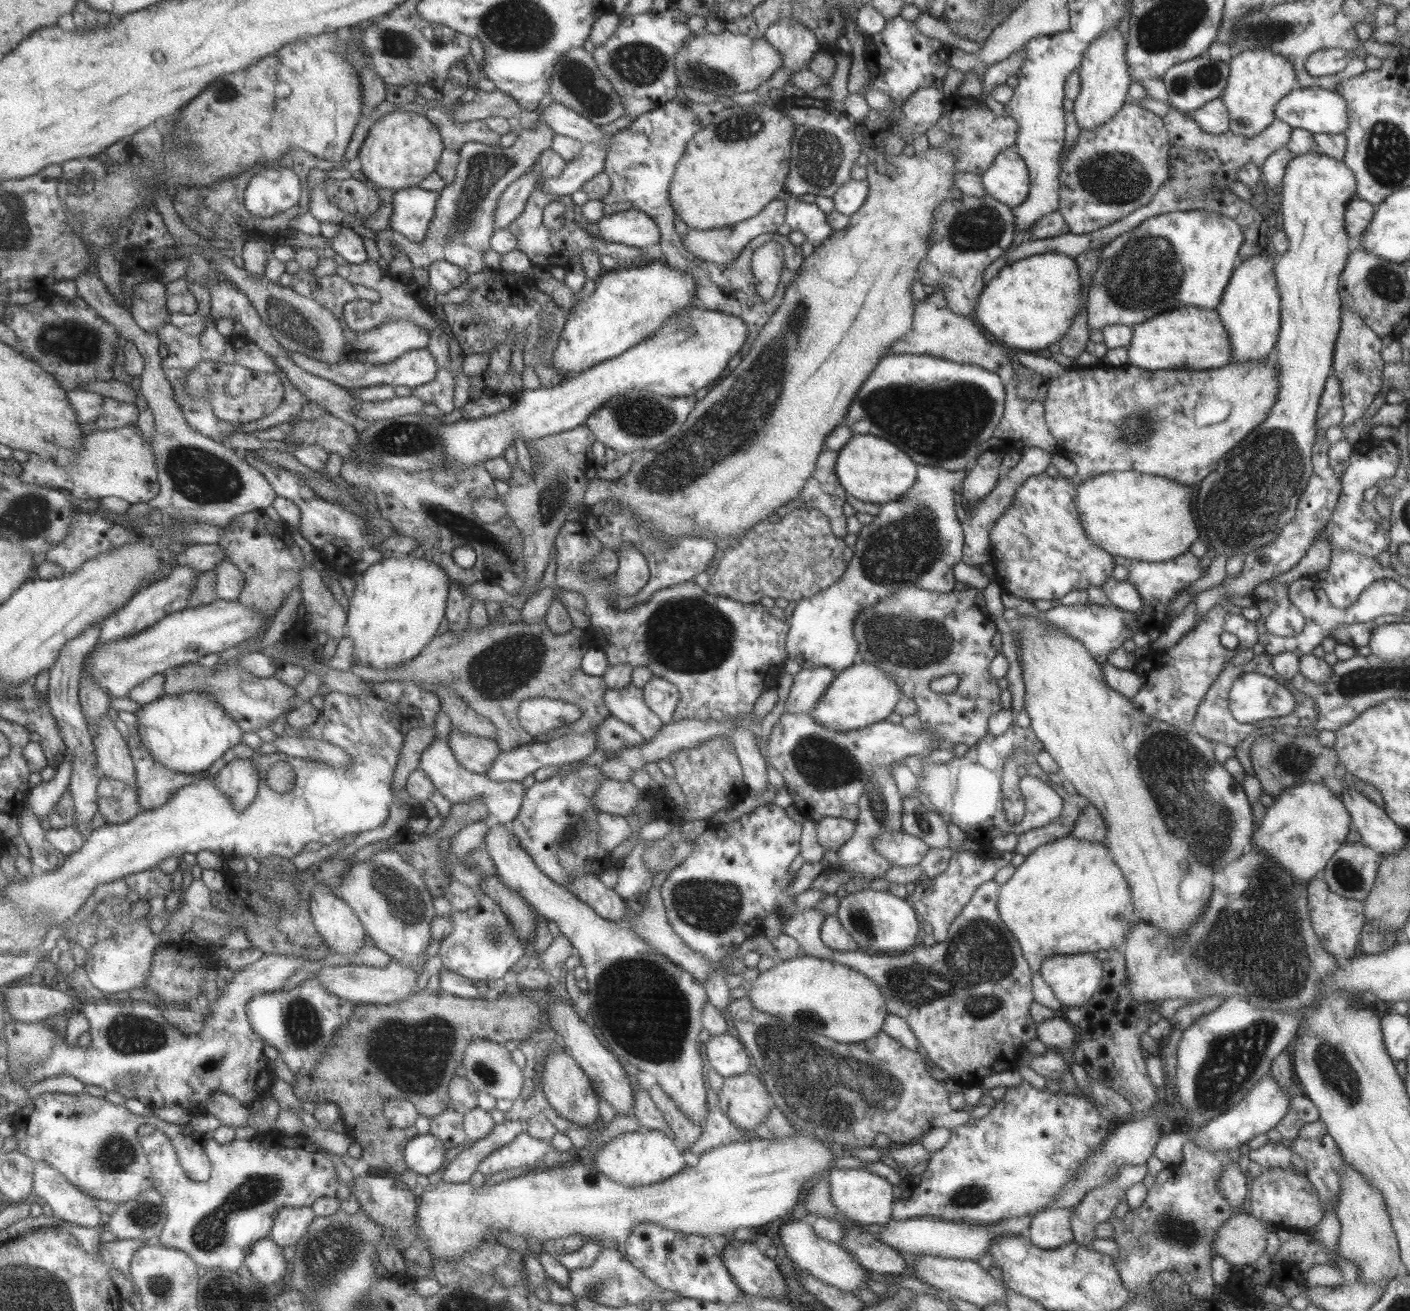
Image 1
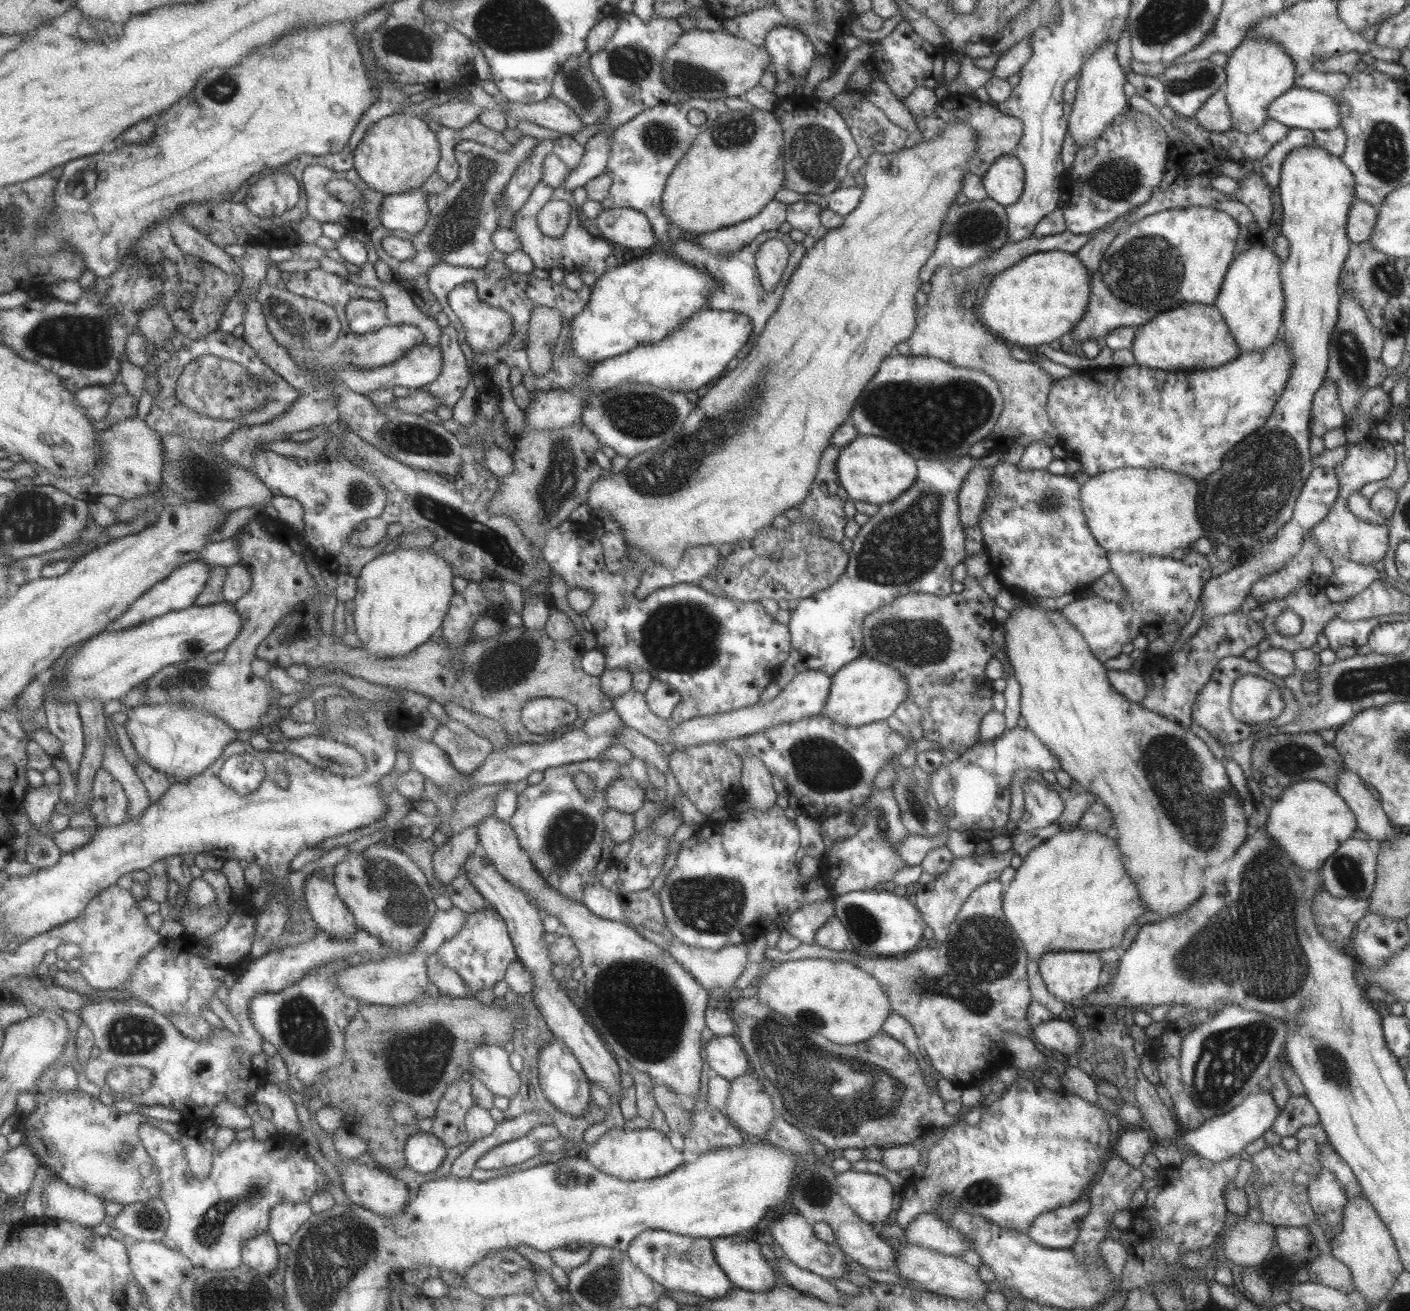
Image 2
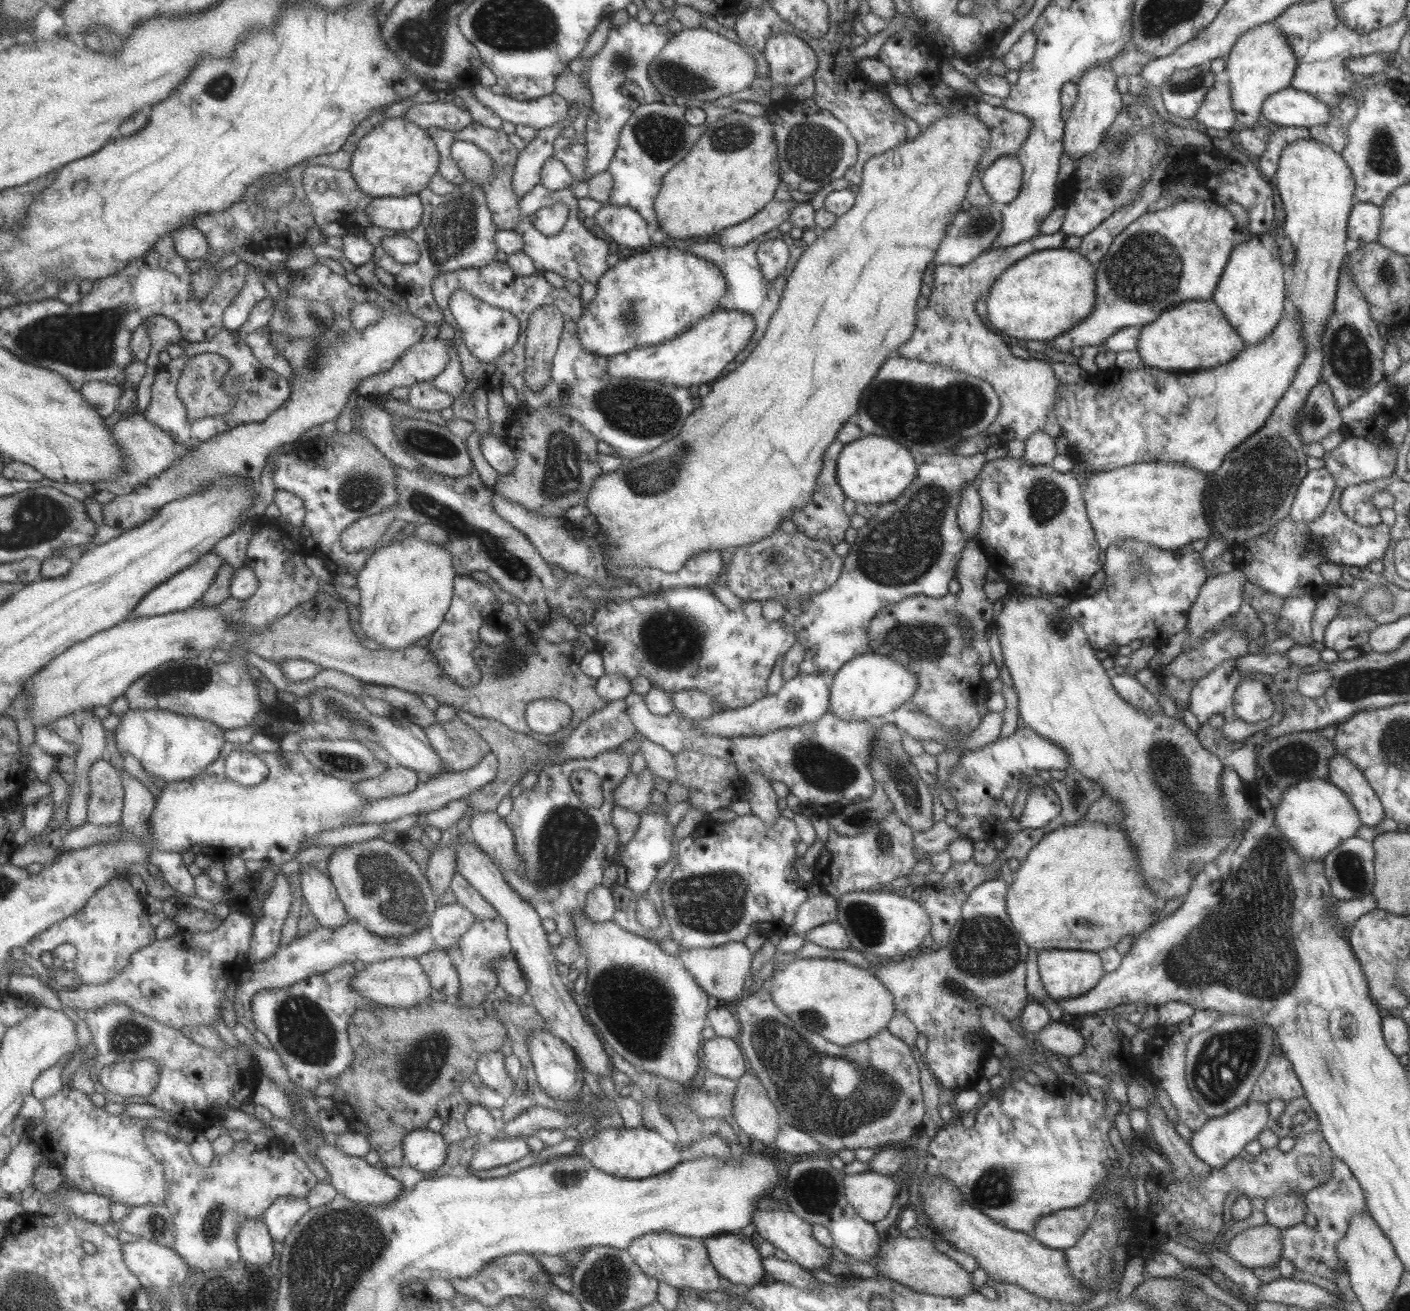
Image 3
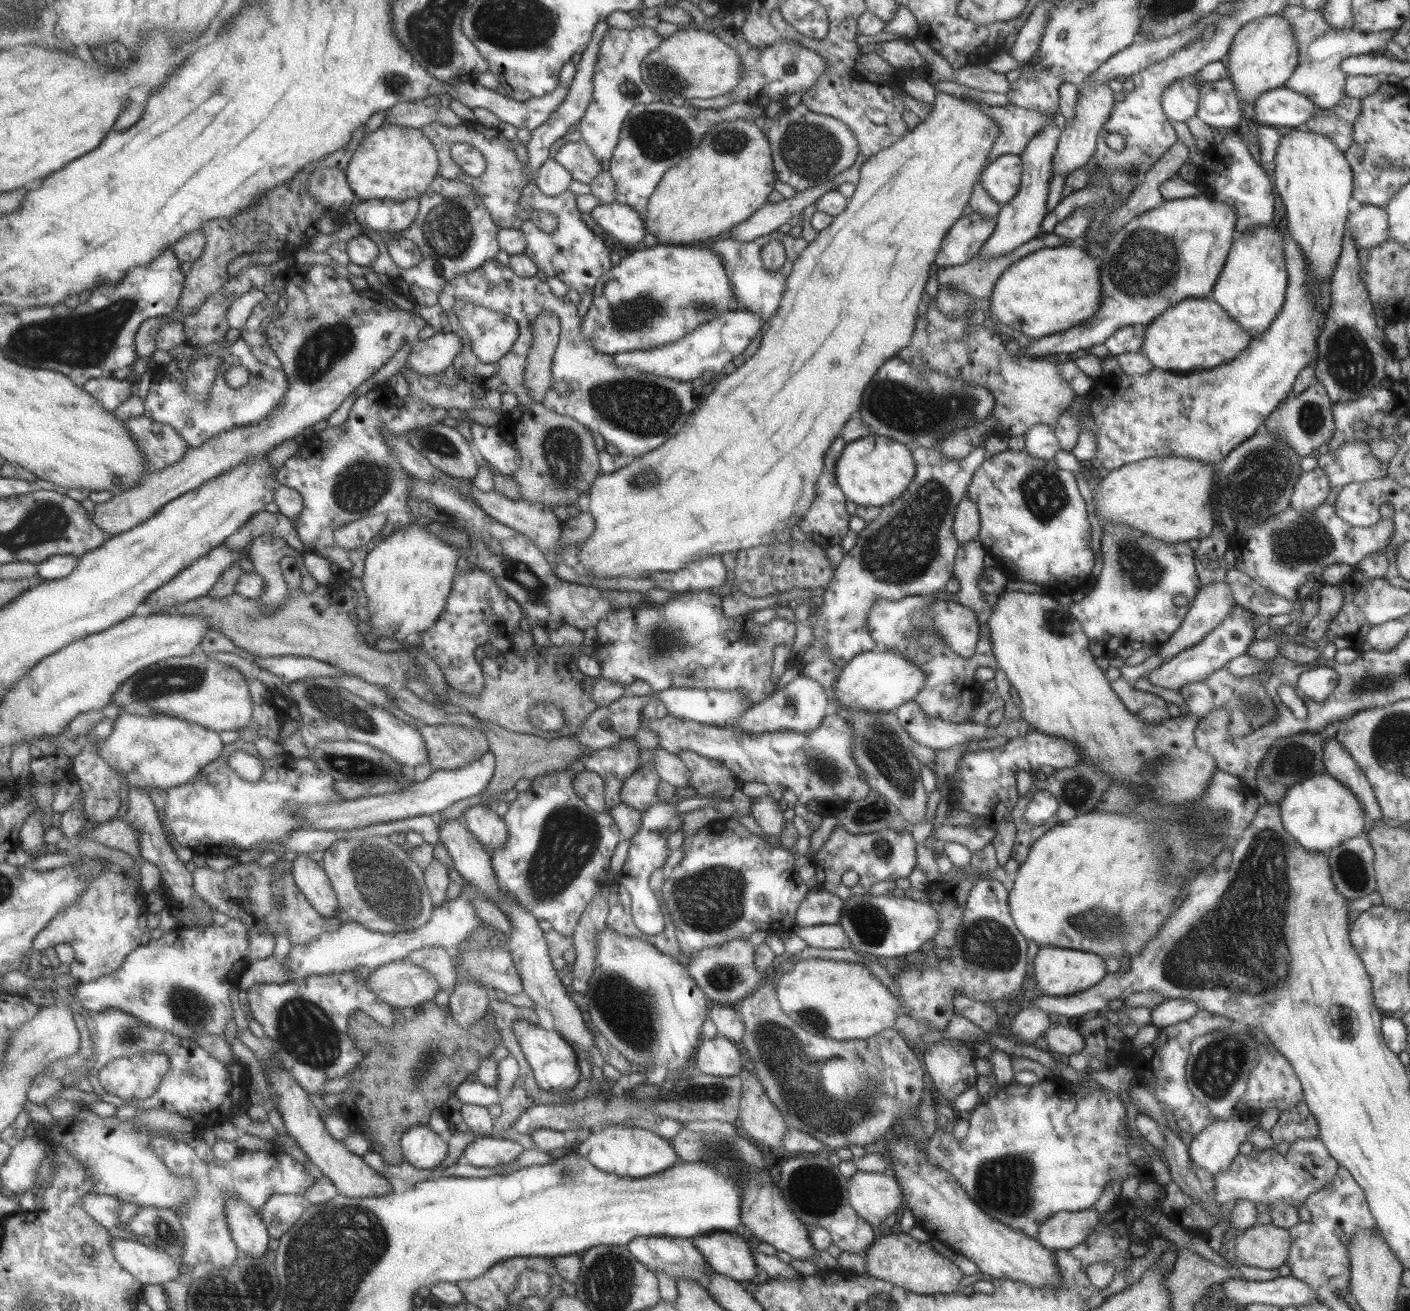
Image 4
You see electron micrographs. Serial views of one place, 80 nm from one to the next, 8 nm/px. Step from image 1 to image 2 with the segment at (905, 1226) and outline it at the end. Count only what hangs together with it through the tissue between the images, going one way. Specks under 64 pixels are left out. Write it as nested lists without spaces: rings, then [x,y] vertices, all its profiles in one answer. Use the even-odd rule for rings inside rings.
[[[933,1213],[919,1214],[905,1228],[903,1243],[921,1244],[946,1255],[959,1255],[970,1248],[970,1242]]]

